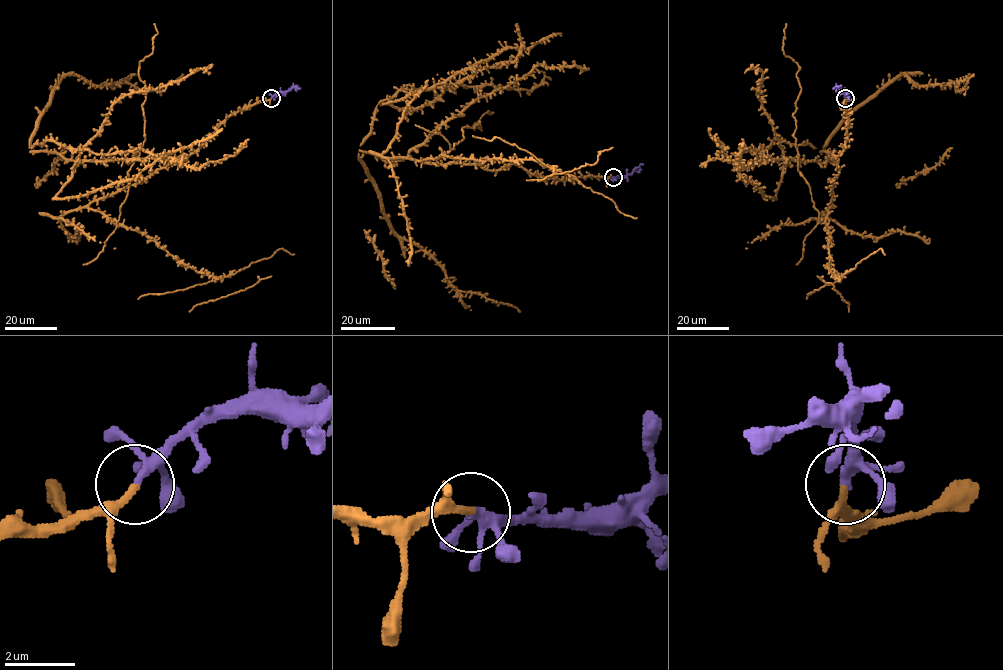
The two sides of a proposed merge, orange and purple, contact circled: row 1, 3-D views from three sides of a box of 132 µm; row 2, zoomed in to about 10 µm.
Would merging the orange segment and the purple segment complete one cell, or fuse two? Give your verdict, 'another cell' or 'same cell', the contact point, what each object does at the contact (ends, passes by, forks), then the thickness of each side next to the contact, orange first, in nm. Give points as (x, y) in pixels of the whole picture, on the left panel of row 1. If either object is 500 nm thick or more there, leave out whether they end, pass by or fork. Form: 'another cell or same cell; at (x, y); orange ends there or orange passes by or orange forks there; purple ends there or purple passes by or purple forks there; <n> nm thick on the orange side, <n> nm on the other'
same cell; at (271, 98); orange ends there; purple forks there; 240 nm thick on the orange side, 200 nm on the other

